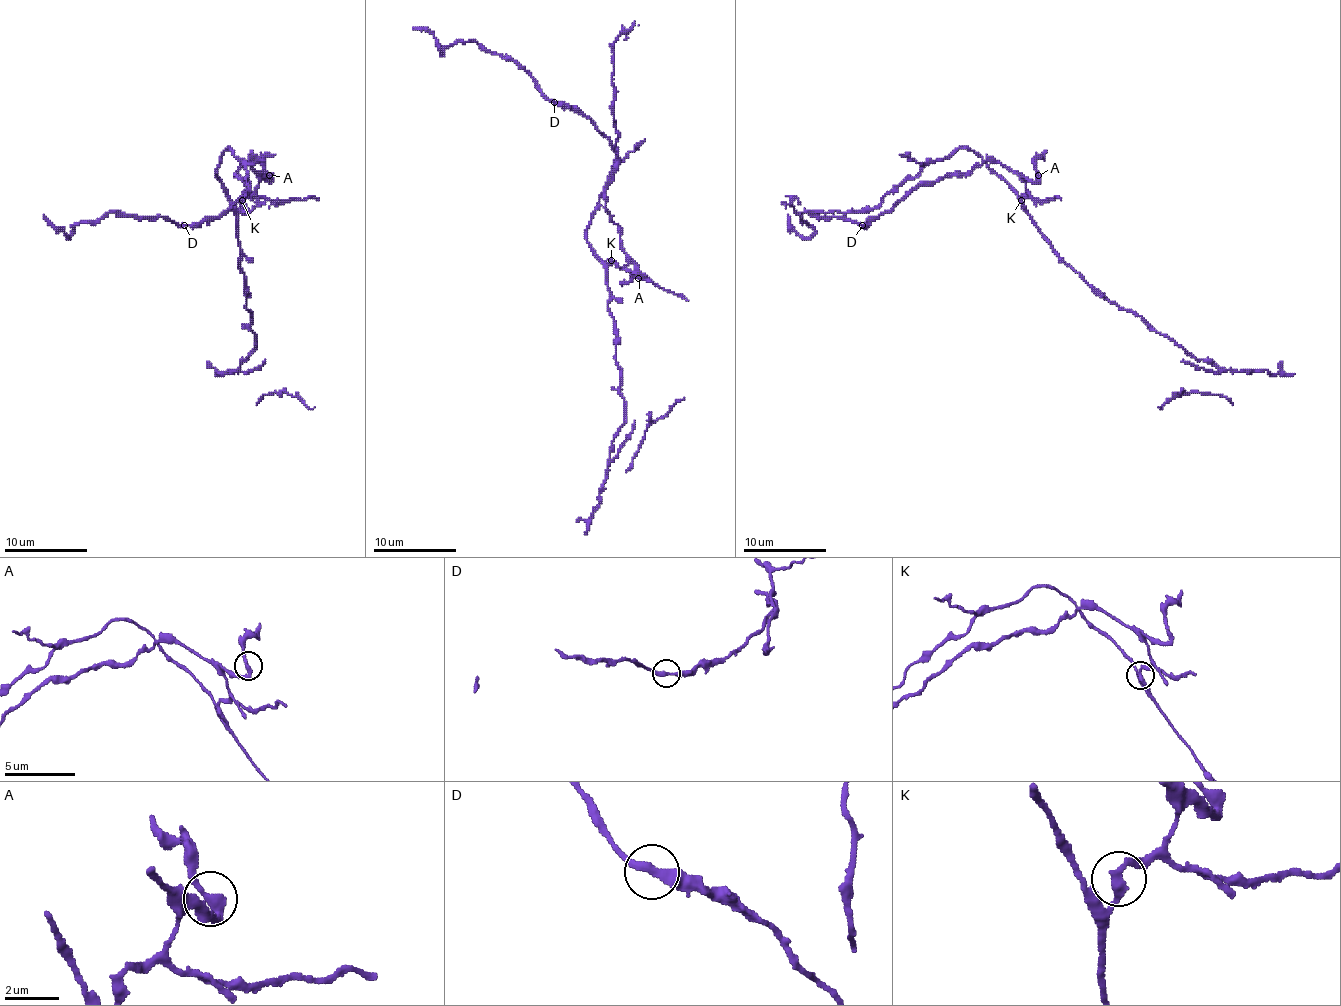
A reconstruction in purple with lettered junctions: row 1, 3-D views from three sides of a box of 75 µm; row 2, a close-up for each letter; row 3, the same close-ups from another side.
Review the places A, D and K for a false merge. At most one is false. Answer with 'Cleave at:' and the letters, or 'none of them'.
Cleave at: K

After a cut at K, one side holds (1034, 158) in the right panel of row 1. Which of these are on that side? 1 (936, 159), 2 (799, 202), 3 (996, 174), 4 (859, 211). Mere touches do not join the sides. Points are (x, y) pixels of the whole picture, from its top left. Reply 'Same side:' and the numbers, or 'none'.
Same side: none

